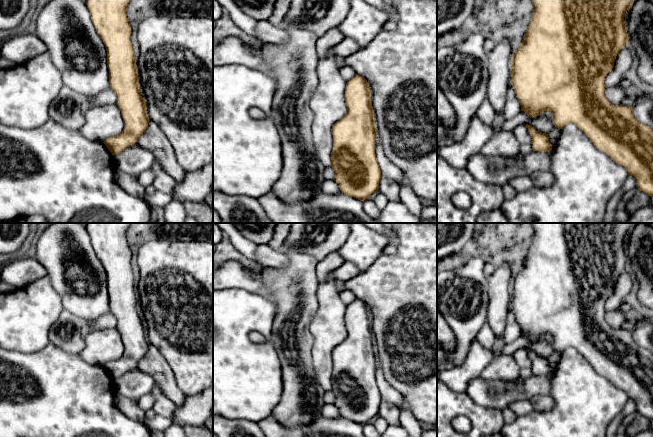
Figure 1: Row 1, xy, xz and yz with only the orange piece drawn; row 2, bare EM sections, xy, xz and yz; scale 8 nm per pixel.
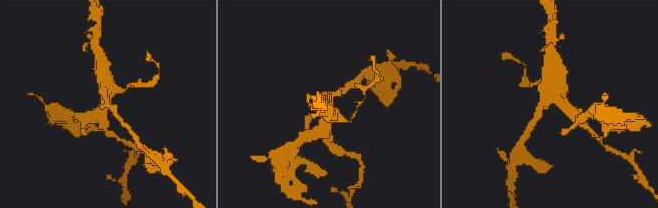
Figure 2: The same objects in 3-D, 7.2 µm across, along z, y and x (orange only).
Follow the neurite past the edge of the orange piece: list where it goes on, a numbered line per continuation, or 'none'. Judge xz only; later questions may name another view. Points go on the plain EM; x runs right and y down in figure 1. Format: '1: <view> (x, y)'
none

